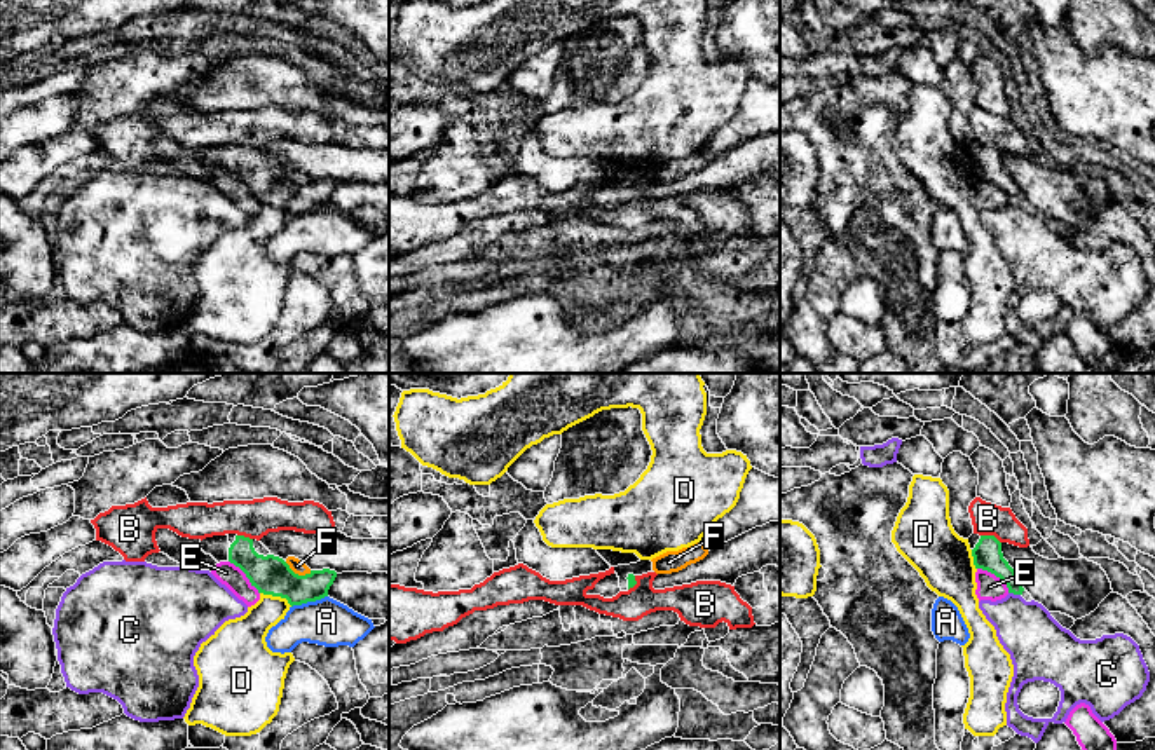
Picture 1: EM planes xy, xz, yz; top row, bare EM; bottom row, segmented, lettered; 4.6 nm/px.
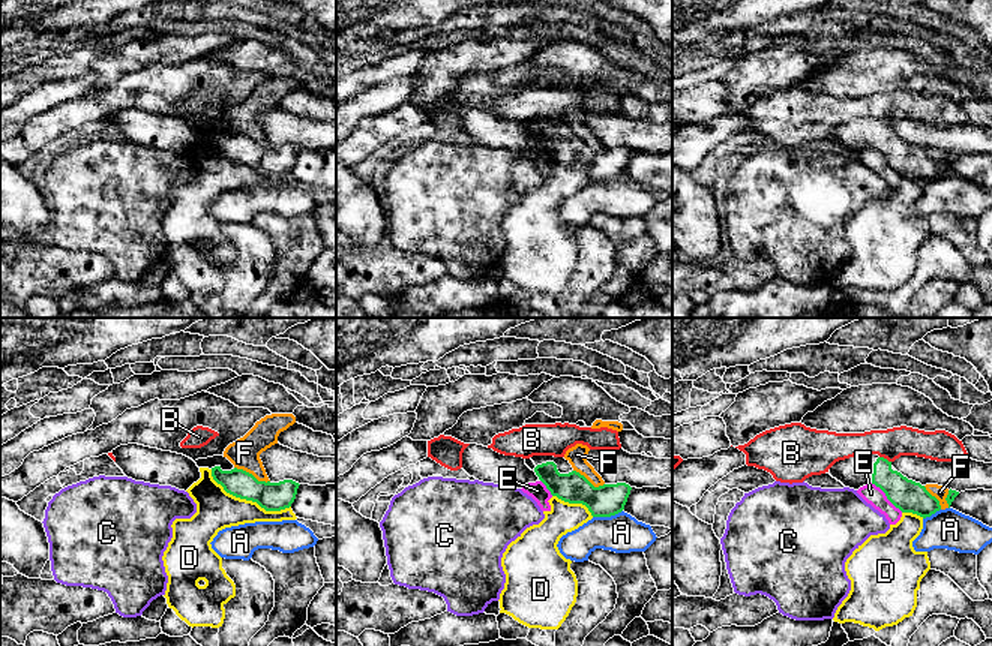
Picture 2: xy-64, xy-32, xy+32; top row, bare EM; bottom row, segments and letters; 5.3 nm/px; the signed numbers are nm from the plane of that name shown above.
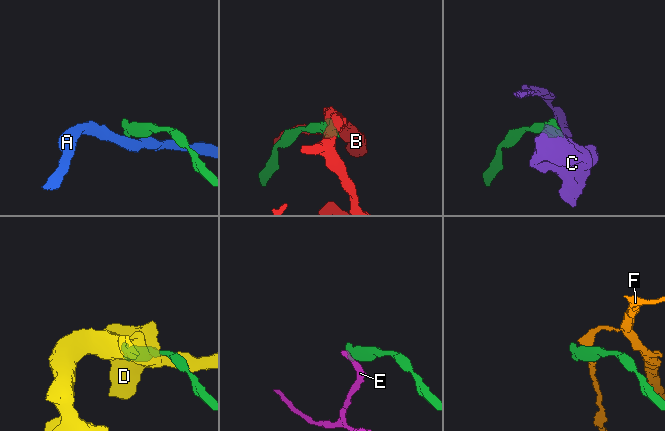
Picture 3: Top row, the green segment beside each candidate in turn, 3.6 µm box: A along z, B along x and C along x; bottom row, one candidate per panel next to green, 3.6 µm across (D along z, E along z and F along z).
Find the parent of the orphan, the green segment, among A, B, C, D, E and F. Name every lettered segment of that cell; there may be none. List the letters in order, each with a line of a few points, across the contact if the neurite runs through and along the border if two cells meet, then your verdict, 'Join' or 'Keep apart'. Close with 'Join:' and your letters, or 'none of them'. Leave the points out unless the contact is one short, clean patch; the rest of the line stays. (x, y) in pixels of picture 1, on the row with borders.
A: Line: xy (327, 595), (292, 607). Keep apart
B: Line: yz (981, 534), (991, 534), (1000, 543). Keep apart
C: Line: yz (1009, 592), (1019, 595). Keep apart
D: Keep apart
E: Line: xy (229, 560), (259, 593). Keep apart
F: Line: xy (285, 562), (299, 574), (311, 572). Keep apart
Join: none of them

